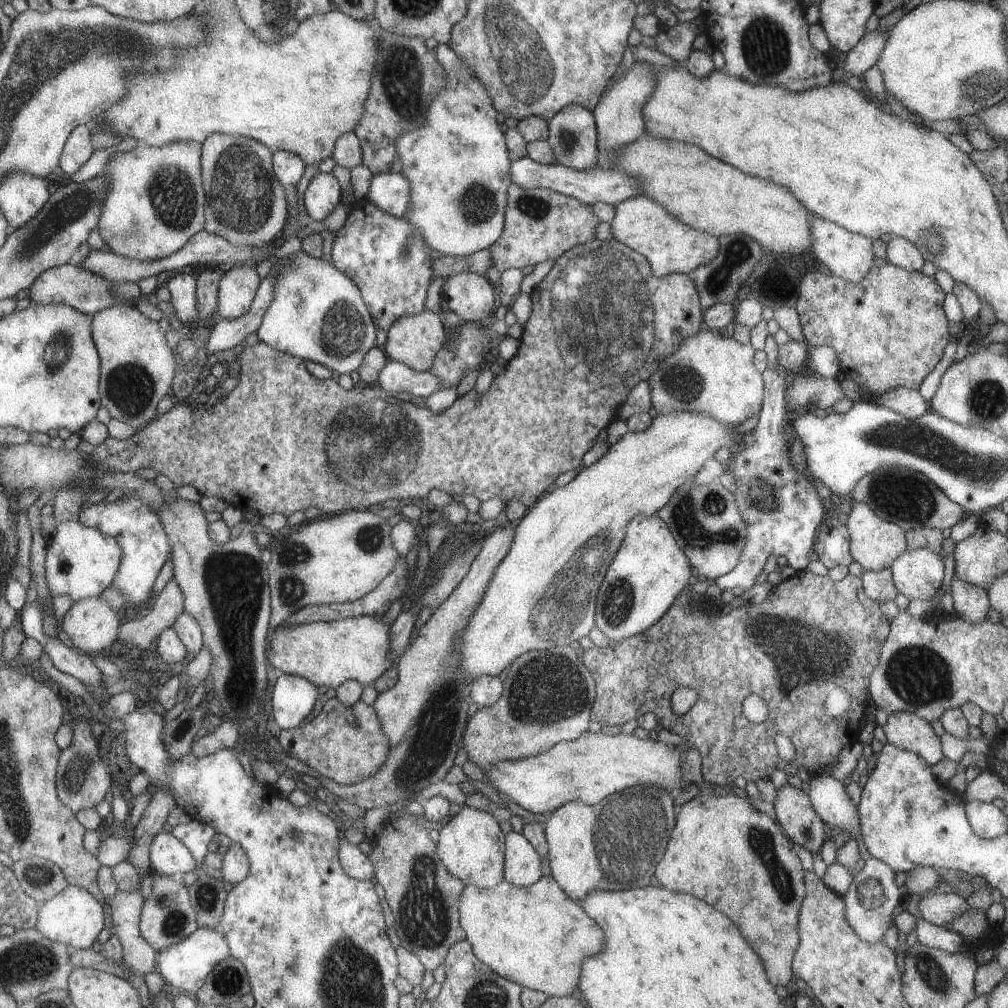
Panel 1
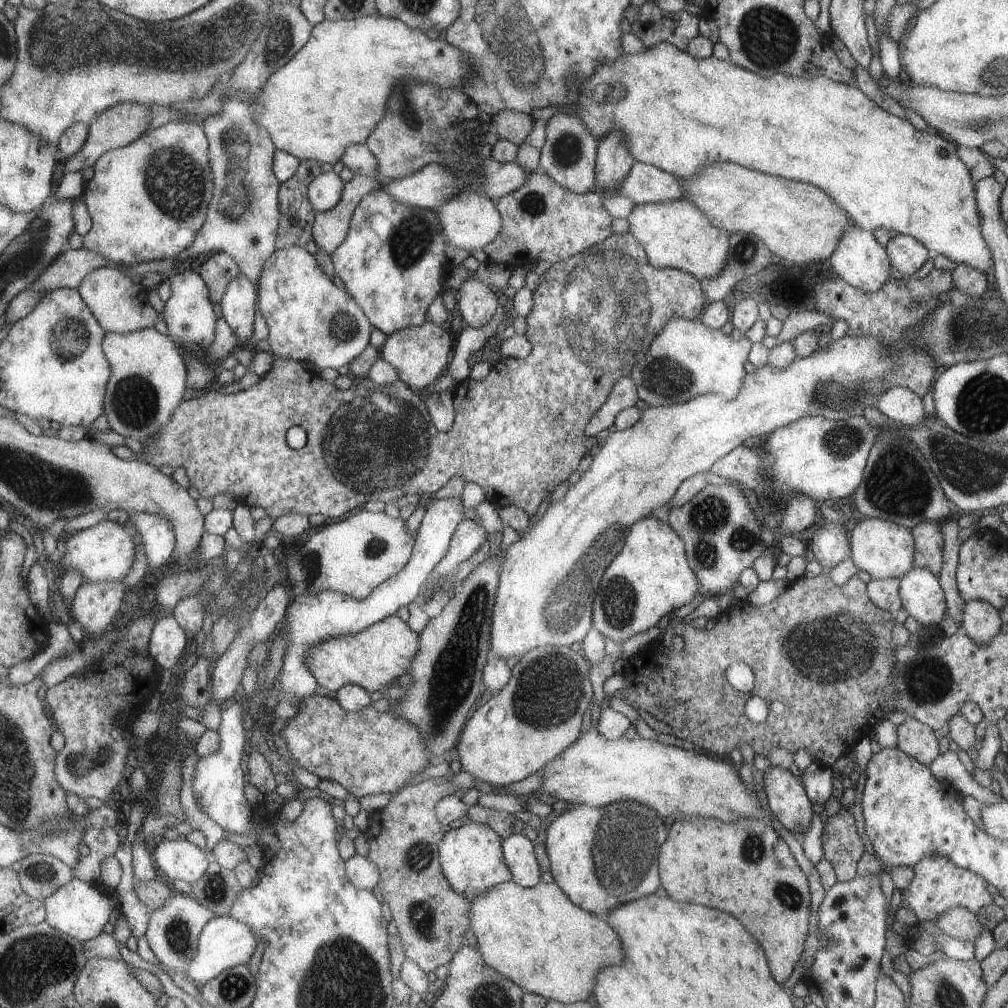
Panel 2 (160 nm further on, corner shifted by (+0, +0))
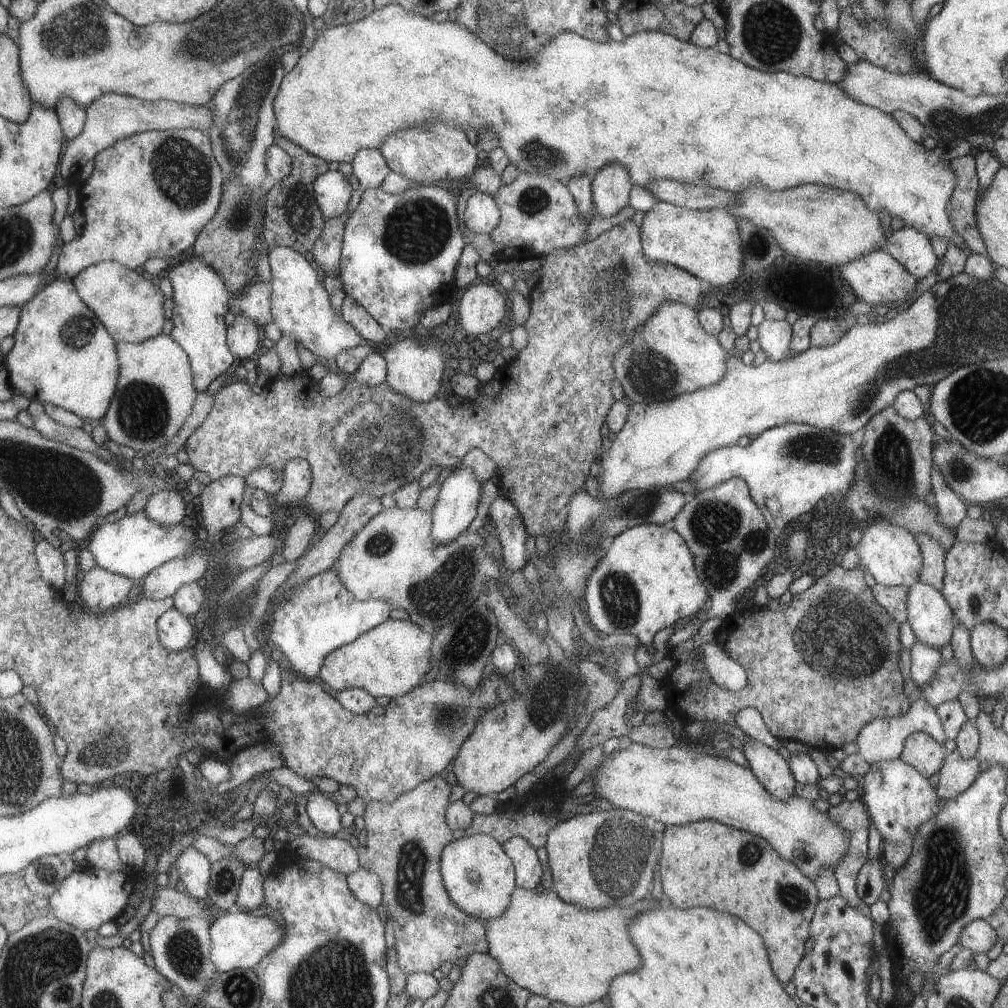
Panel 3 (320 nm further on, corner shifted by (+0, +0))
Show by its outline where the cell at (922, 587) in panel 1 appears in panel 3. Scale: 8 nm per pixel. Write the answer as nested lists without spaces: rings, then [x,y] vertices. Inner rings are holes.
[[[921,582],[907,591],[906,621],[917,641],[938,651],[950,642],[957,622],[944,596]]]

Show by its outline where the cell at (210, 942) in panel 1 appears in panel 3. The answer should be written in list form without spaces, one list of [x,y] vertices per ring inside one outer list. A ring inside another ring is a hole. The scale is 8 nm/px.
[[[228,912],[224,916],[217,917],[208,928],[210,936],[210,961],[216,968],[216,974],[232,969],[252,969],[264,958],[265,955],[274,952],[275,948],[284,940],[284,928],[271,916],[254,916],[244,912]]]

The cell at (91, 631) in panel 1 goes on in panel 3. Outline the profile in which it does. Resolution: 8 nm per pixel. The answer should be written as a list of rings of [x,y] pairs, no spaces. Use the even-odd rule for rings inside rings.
[[[96,565],[80,574],[77,581],[78,600],[93,612],[108,611],[124,604],[135,584],[136,580],[130,576]]]

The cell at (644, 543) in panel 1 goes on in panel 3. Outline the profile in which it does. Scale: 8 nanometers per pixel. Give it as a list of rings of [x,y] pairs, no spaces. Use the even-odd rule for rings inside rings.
[[[643,523],[640,525],[633,525],[631,528],[621,532],[613,540],[610,541],[610,545],[606,548],[604,555],[600,558],[600,561],[591,568],[586,583],[584,584],[584,599],[587,604],[587,614],[591,625],[593,625],[598,631],[603,634],[614,634],[619,639],[623,639],[626,635],[637,636],[641,642],[643,648],[649,649],[653,634],[662,628],[672,626],[679,618],[685,618],[689,614],[695,614],[707,600],[707,592],[705,587],[701,584],[699,578],[694,571],[693,560],[691,560],[691,553],[689,552],[688,545],[686,544],[684,537],[680,533],[675,532],[671,525],[654,525],[653,523]]]

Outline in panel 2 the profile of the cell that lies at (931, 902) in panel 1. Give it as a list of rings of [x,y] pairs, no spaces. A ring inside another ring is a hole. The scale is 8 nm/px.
[[[952,907],[944,912],[939,919],[933,921],[938,930],[953,937],[973,943],[982,930],[976,914],[961,907]]]

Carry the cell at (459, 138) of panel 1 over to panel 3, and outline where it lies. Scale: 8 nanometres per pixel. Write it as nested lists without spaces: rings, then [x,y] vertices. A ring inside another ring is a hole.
[[[479,192],[470,196],[464,210],[466,229],[489,234],[499,222],[500,209],[493,196]]]

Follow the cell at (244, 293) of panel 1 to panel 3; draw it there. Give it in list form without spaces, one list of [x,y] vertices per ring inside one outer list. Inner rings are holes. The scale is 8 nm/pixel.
[[[245,313],[237,315],[234,323],[226,328],[226,345],[236,363],[254,357],[261,347],[262,333]]]

